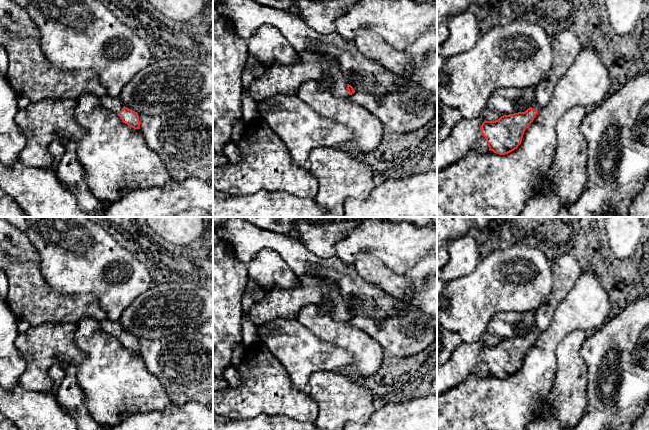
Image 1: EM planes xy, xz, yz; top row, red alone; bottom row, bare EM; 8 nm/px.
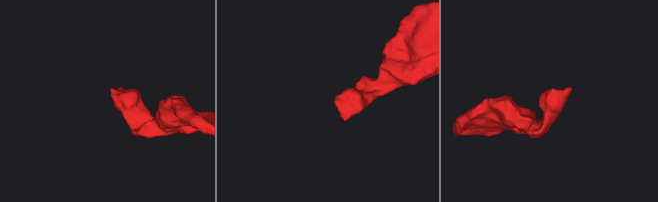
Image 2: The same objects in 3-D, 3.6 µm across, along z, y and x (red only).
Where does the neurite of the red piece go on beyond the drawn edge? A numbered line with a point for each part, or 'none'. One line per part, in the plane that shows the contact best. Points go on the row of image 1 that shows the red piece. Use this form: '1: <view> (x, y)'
1: xz (278, 79)

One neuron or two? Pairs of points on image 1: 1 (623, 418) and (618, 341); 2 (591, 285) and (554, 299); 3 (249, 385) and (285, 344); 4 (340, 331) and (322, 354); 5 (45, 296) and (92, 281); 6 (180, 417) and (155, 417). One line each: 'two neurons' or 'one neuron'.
1: one neuron
2: two neurons
3: two neurons
4: two neurons
5: two neurons
6: one neuron

